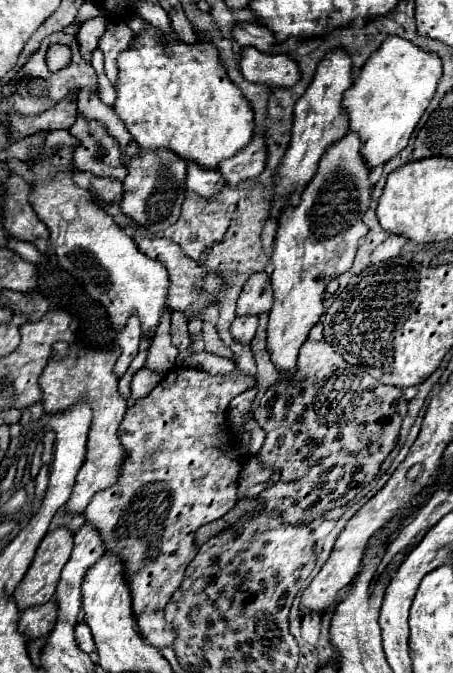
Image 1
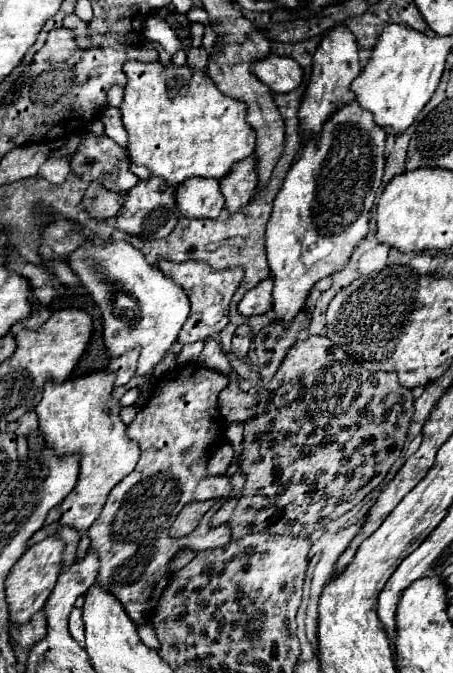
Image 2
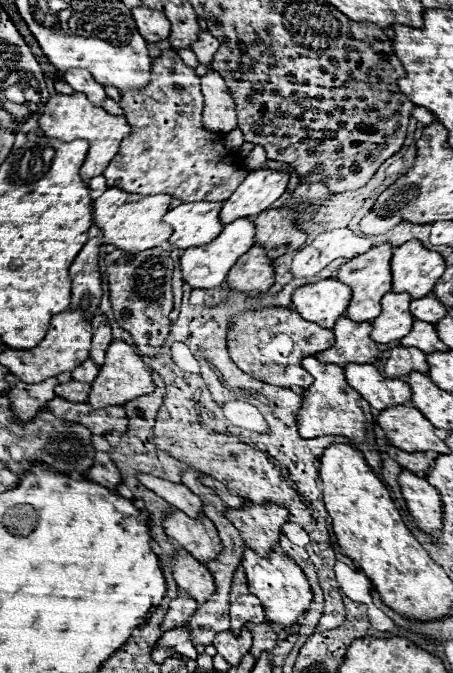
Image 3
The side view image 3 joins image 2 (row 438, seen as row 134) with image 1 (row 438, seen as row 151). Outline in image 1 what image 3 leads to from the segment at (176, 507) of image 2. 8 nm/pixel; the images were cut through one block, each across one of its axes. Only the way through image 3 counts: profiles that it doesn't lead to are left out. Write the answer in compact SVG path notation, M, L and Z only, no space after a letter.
M178 366L178 368L172 368L164 380L142 400L138 400L134 406L130 406L126 410L126 416L118 428L118 436L120 436L120 442L122 446L130 452L126 464L124 464L124 470L122 470L122 476L118 478L116 484L112 484L110 488L98 492L92 502L88 504L86 512L84 512L84 518L86 522L90 522L92 526L96 526L96 530L100 532L100 538L104 542L104 548L106 548L106 554L114 554L122 566L124 566L124 580L130 588L130 594L132 594L132 610L134 610L134 616L136 616L136 622L140 626L140 632L142 636L156 648L164 648L164 646L172 646L174 642L174 632L172 632L172 626L164 620L164 606L166 602L172 598L174 590L180 586L182 582L182 576L184 576L184 570L186 566L192 562L192 558L196 556L196 544L194 544L194 532L198 526L202 524L208 524L212 520L218 520L222 518L236 502L236 486L238 486L238 472L242 468L242 464L238 462L238 450L234 446L234 441L228 440L228 422L226 422L226 408L228 404L244 390L252 388L256 382L252 376L244 374L244 372L232 372L232 374L226 374L226 376L212 376L200 368L186 368L186 366Z

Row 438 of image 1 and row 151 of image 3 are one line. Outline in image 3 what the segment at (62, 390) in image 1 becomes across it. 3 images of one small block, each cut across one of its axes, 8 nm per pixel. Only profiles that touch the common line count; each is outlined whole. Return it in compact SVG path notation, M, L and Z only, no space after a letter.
M56 94L50 96L48 102L44 104L44 112L40 116L40 130L58 140L74 140L74 138L86 138L90 142L88 156L84 160L84 166L80 168L80 176L84 180L90 180L94 176L100 176L104 172L104 166L118 154L120 144L128 134L132 134L130 124L126 122L124 116L114 116L108 114L102 106L92 106L84 94Z

